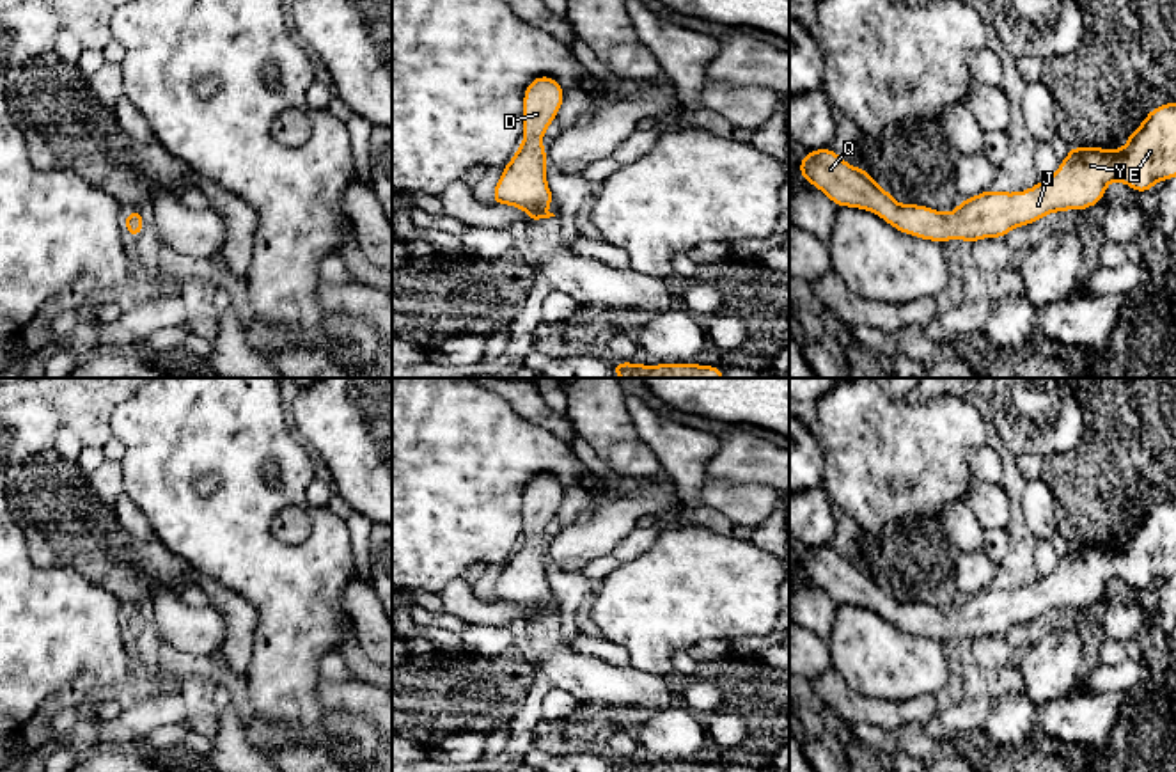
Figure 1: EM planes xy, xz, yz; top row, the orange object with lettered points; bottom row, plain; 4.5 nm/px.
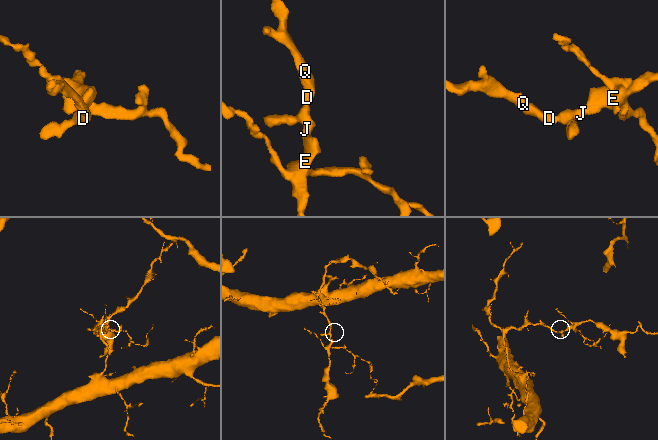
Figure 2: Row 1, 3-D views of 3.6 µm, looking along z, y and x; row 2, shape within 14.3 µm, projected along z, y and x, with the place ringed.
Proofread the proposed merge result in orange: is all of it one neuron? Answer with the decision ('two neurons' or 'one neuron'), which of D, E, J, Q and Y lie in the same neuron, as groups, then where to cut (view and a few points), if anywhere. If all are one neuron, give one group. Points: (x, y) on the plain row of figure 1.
one neuron; D E J Q Y; no cut

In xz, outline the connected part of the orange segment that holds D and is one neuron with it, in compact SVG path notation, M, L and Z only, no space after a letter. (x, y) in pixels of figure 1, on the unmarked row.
M552 474L534 476L523 492L523 540L502 566L493 587L493 602L509 602L529 612L527 619L555 614L545 605L555 595L546 580L546 547L541 538L557 515L564 486Z

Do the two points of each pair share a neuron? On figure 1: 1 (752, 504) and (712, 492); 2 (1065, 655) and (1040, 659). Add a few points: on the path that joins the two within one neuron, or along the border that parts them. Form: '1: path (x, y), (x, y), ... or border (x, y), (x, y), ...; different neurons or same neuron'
1: path (742, 503), (722, 496); same neuron
2: path (1059, 655), (1045, 659); same neuron

